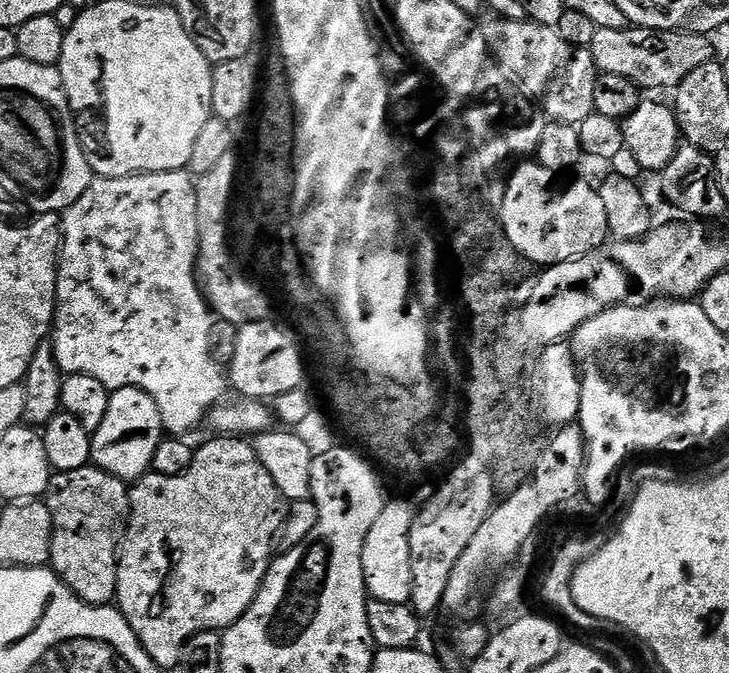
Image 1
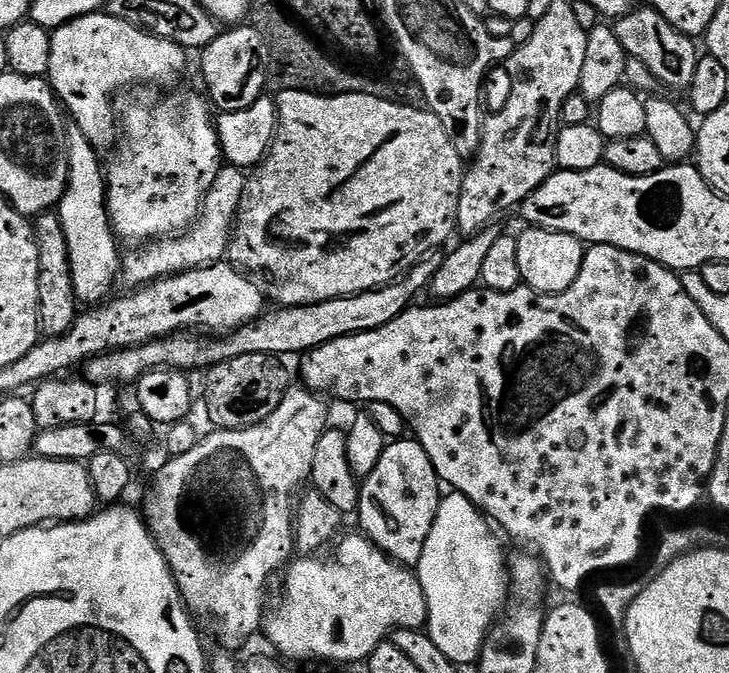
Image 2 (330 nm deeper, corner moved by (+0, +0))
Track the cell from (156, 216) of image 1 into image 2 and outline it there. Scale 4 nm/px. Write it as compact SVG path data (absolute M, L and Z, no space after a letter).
M231 166L221 167L217 176L212 177L212 187L204 194L204 203L200 206L200 215L191 228L178 236L154 240L123 257L123 279L133 280L133 285L143 286L165 276L176 276L192 268L204 268L207 264L219 264L227 257L228 241L233 239L234 225L238 220L240 200L244 197L246 176L241 169Z

